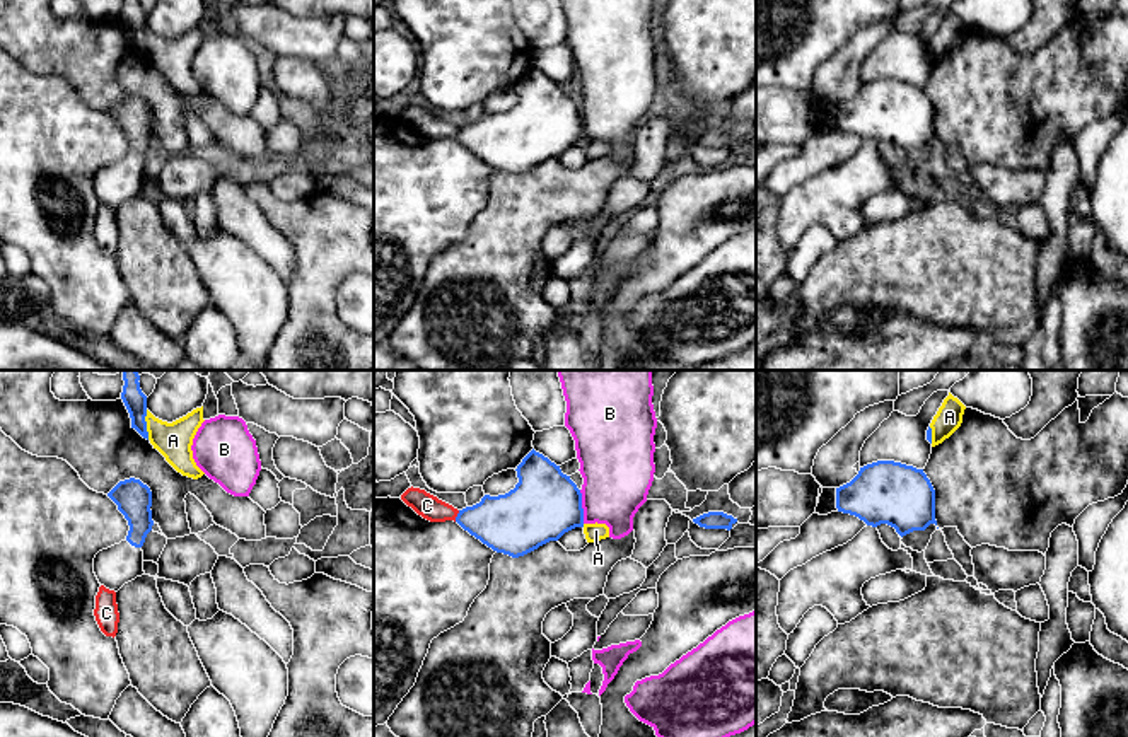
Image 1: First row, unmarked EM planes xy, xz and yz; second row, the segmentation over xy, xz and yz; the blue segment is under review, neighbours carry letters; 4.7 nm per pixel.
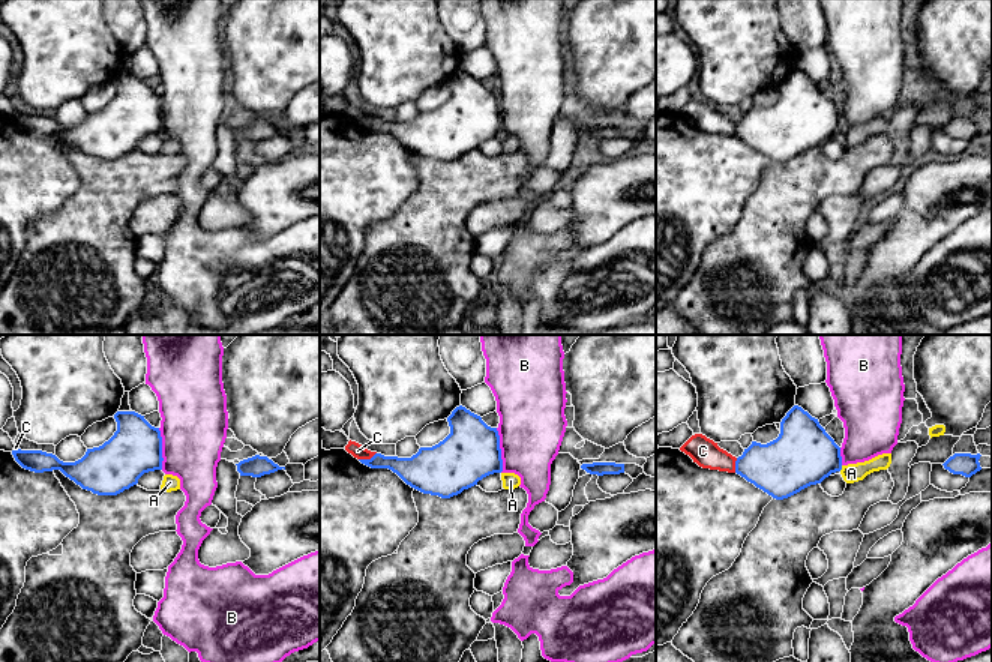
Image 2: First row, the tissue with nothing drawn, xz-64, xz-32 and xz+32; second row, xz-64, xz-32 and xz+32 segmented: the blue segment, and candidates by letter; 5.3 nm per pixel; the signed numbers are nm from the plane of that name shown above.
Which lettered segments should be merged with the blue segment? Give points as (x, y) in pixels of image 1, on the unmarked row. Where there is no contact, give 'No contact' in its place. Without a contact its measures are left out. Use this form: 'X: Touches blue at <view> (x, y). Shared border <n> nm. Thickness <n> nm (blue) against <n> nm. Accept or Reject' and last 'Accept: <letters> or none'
A: Touches blue at xy (145, 43). Shared border 140 nm. Thickness 110 nm (blue) against 170 nm. Reject
B: Touches blue at xz (581, 125). Shared border 160 nm. Thickness 320 nm (blue) against 340 nm. Reject
C: Touches blue at xz (458, 133). Shared border 60 nm. Thickness 280 nm (blue) against 120 nm. Reject
Accept: none

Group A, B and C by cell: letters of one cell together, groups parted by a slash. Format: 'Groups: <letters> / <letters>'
Groups: A / B / C

